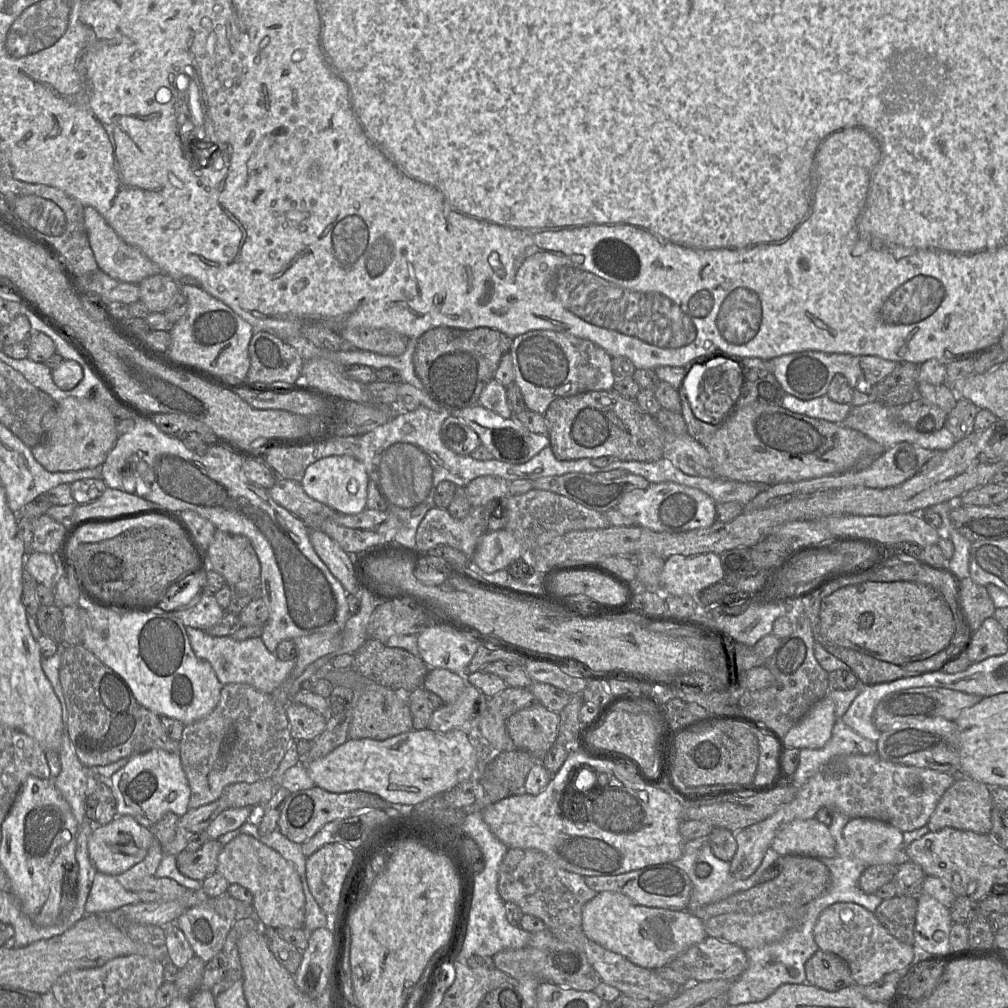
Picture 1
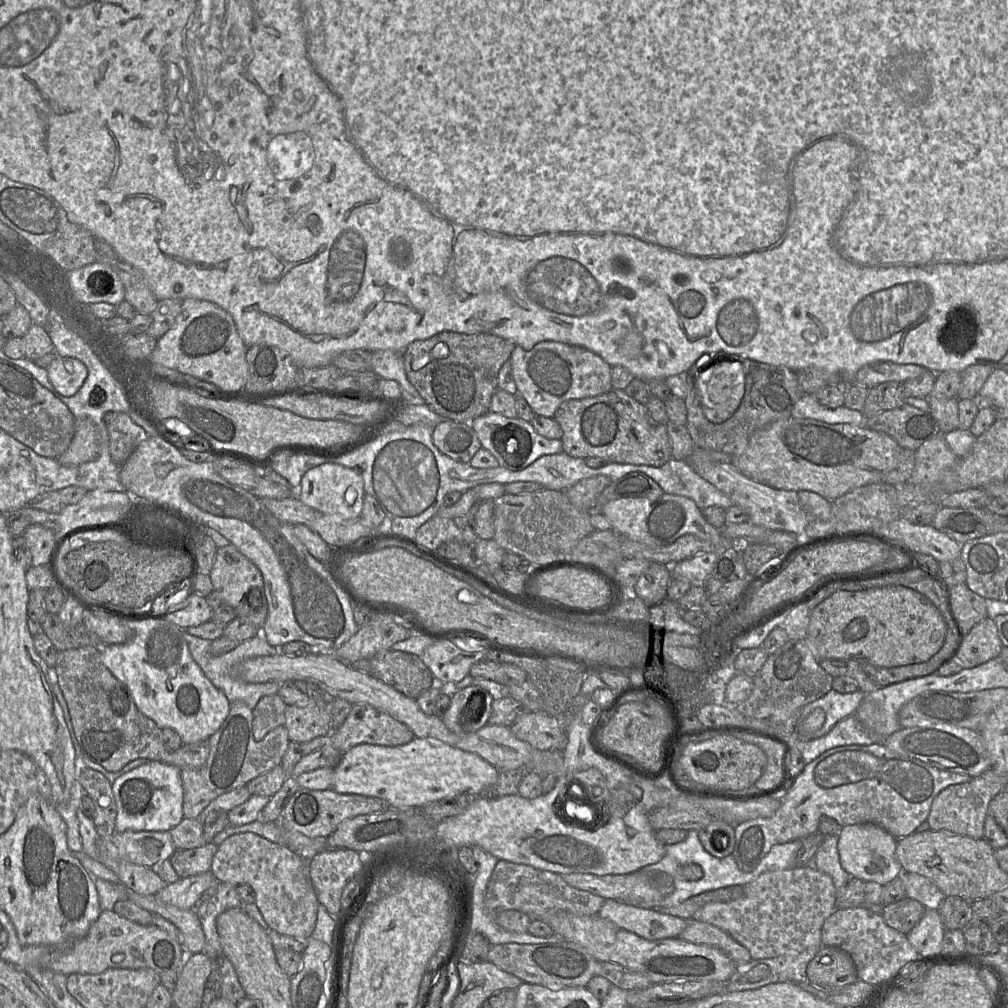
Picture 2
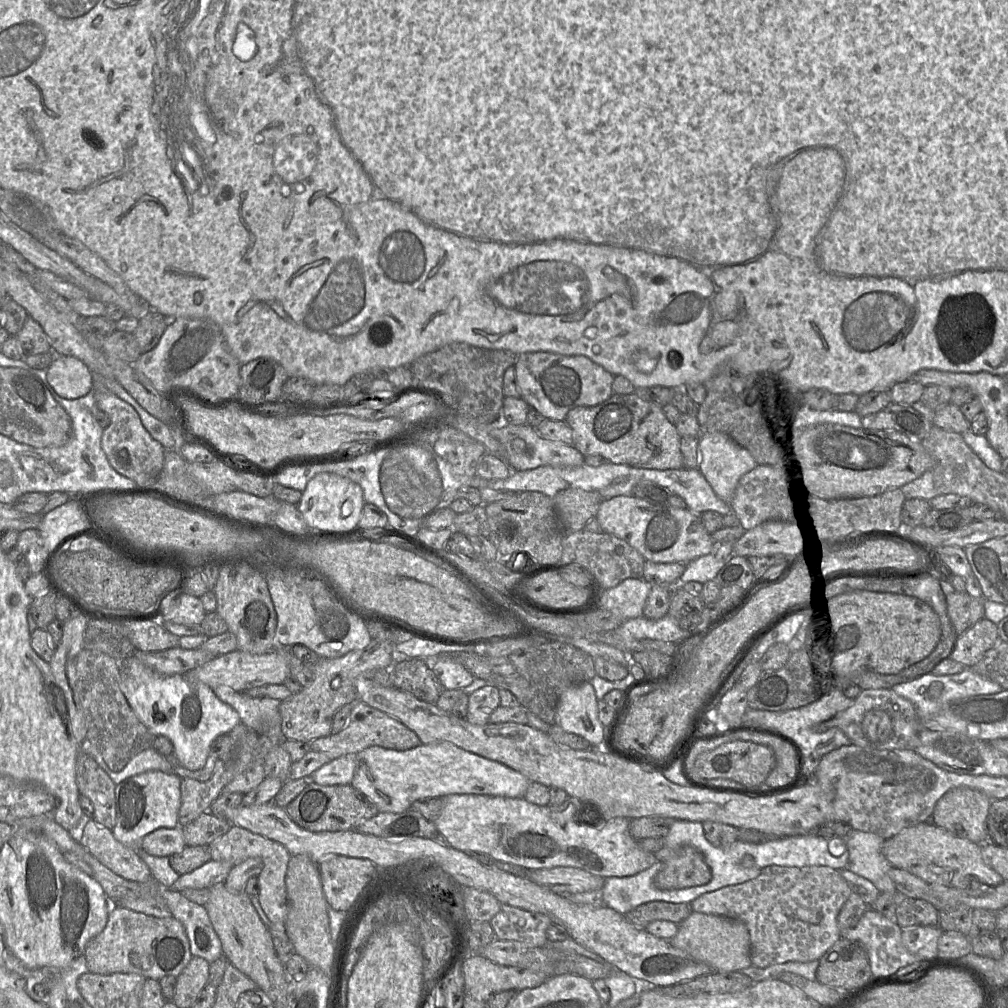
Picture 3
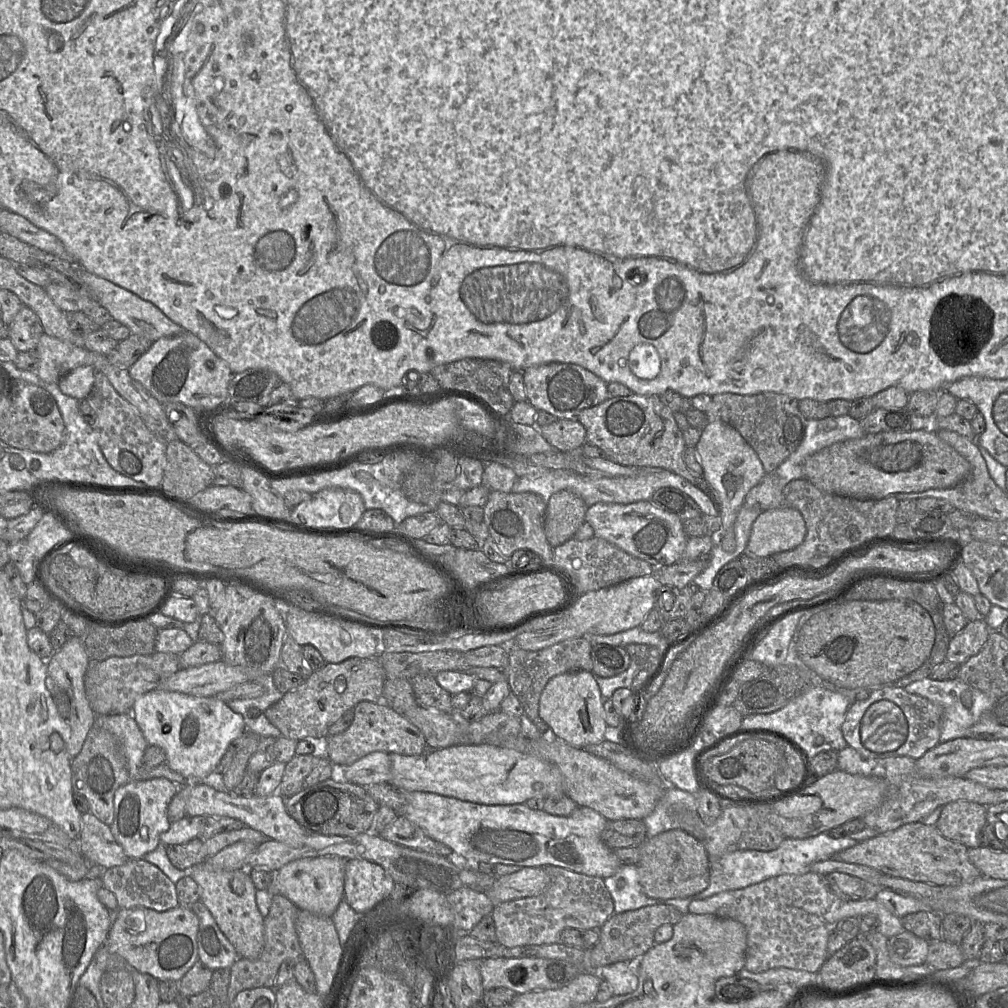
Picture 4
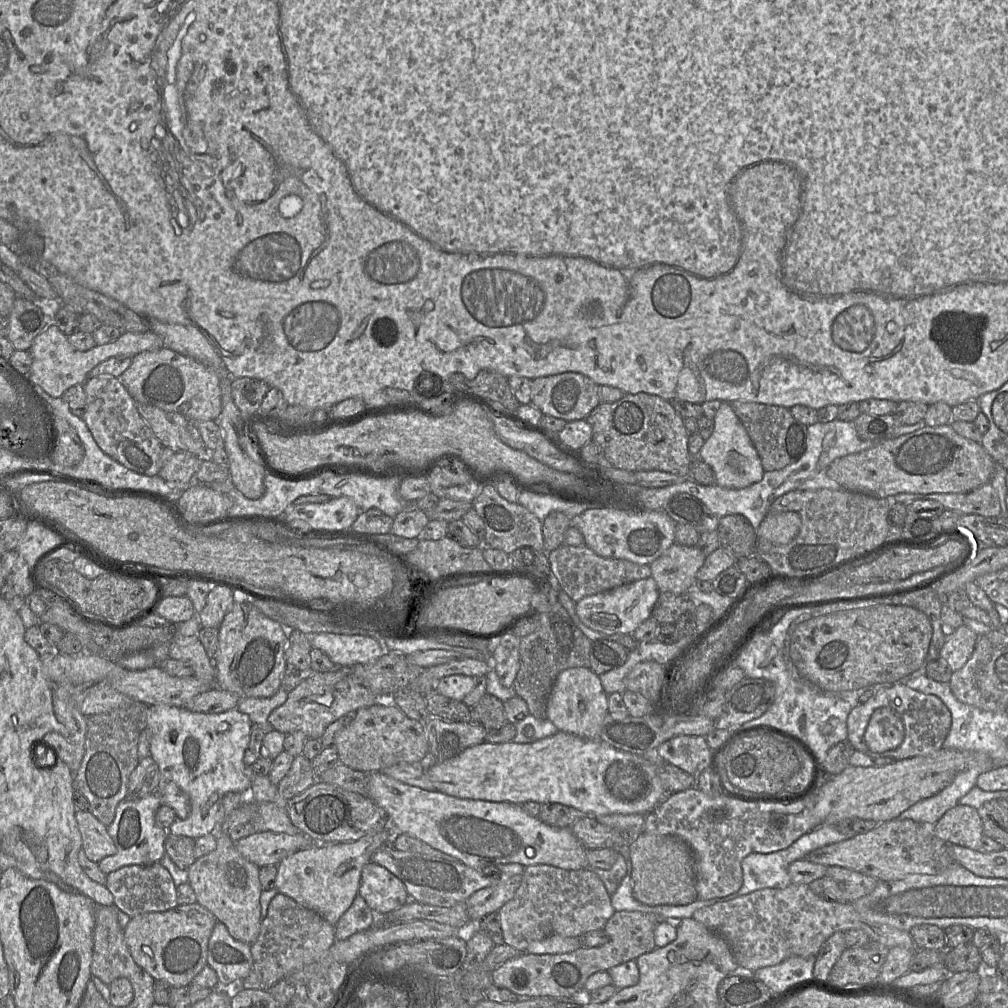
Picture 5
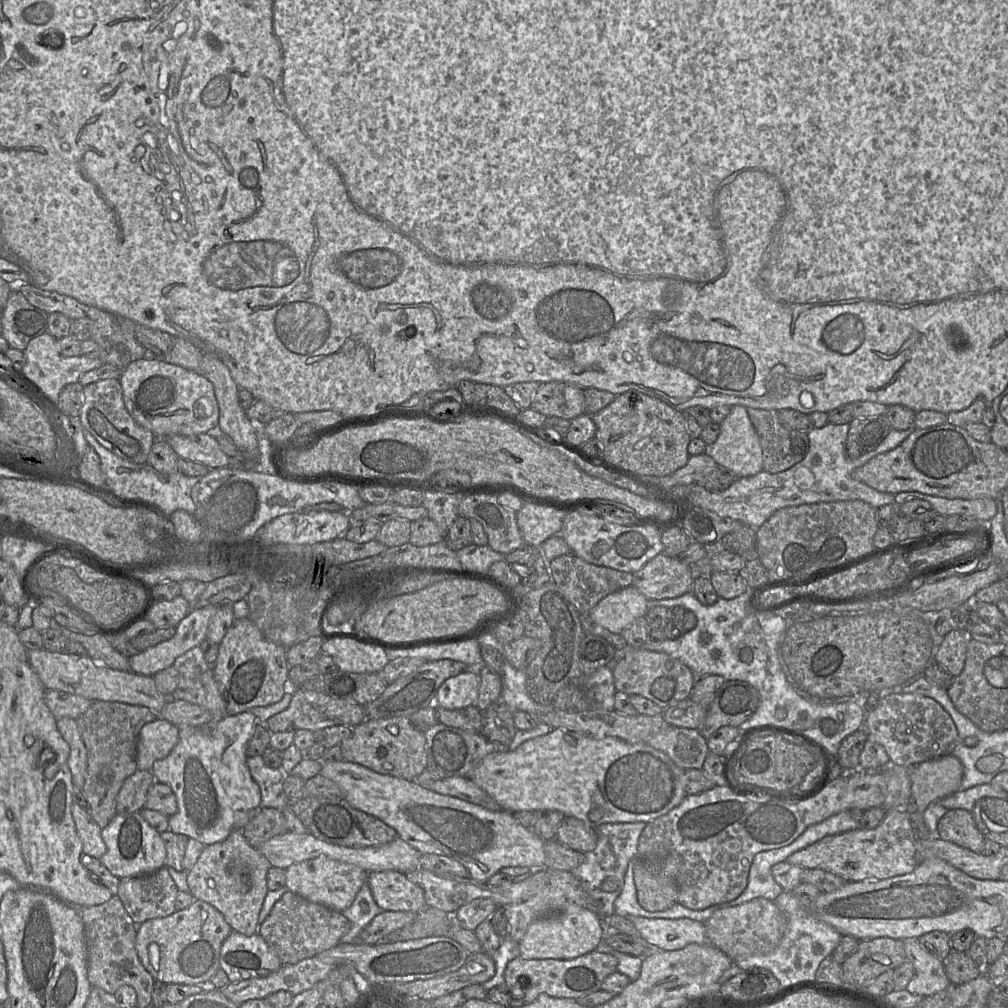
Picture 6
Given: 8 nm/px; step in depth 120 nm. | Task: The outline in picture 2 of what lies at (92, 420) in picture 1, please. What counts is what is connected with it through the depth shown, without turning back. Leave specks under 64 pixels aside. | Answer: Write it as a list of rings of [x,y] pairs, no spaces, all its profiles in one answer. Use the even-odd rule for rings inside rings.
[[[89,418],[75,420],[75,431],[69,447],[56,459],[63,466],[78,466],[93,461],[99,454],[99,433]]]

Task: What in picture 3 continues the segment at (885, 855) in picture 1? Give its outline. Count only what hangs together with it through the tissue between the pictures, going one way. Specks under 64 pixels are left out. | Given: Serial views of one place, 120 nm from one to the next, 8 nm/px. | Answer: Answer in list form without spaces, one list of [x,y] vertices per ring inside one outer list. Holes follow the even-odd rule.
[[[851,830],[845,839],[848,850],[847,869],[869,880],[879,892],[897,892],[889,876],[893,867],[882,853],[885,839],[877,834]]]

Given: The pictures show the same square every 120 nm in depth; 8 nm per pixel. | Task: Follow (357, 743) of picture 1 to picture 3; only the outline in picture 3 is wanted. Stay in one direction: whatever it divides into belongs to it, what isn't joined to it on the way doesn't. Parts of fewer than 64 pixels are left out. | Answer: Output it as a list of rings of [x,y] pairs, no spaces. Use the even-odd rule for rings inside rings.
[[[450,742],[420,744],[405,751],[371,746],[356,754],[356,770],[351,785],[369,798],[379,812],[400,813],[418,800],[439,798],[451,794],[475,794],[521,798],[530,780],[521,773],[490,759],[468,752]]]

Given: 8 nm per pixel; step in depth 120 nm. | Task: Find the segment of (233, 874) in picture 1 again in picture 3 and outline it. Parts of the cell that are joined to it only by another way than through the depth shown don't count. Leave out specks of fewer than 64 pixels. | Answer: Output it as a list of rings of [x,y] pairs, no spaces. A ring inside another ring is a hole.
[[[232,826],[230,830],[214,840],[210,845],[211,859],[227,861],[237,865],[252,857],[260,857],[263,869],[257,876],[259,883],[259,903],[272,923],[285,924],[287,914],[286,872],[291,858],[289,851],[280,843],[255,834],[245,828]]]

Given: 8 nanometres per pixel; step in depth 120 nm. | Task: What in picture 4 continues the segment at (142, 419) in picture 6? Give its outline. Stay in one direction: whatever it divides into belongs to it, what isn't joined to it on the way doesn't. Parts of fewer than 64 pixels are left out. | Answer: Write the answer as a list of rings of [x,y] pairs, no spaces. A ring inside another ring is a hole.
[[[188,331],[160,338],[130,368],[130,376],[160,403],[181,403],[206,417],[227,404],[234,373],[202,340]]]

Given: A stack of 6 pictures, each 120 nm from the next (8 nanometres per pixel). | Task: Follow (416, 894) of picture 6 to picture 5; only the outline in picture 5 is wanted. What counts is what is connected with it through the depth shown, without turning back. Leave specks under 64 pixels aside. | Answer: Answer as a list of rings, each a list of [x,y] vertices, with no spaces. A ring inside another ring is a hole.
[[[371,861],[362,869],[358,894],[377,913],[378,921],[411,900],[404,883],[398,877]]]

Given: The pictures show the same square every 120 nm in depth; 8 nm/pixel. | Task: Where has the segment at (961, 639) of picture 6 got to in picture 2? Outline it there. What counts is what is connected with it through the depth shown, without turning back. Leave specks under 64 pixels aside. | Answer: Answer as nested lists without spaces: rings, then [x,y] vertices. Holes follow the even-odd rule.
[[[987,617],[965,634],[956,658],[964,669],[973,668],[999,657],[1003,647],[994,619]]]

